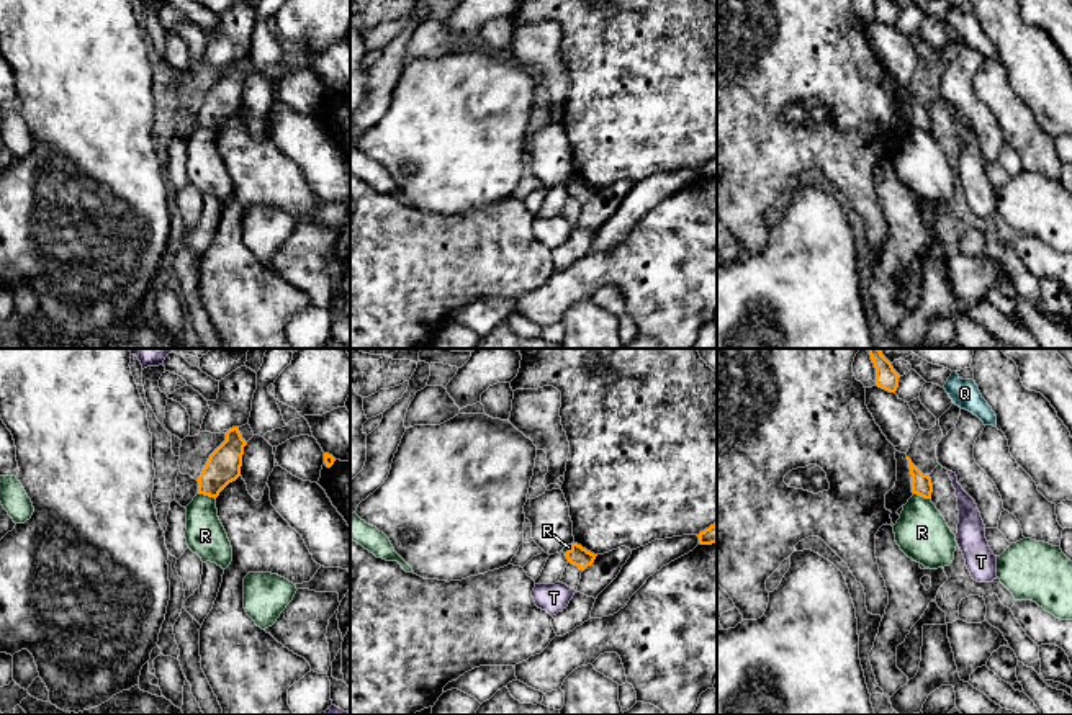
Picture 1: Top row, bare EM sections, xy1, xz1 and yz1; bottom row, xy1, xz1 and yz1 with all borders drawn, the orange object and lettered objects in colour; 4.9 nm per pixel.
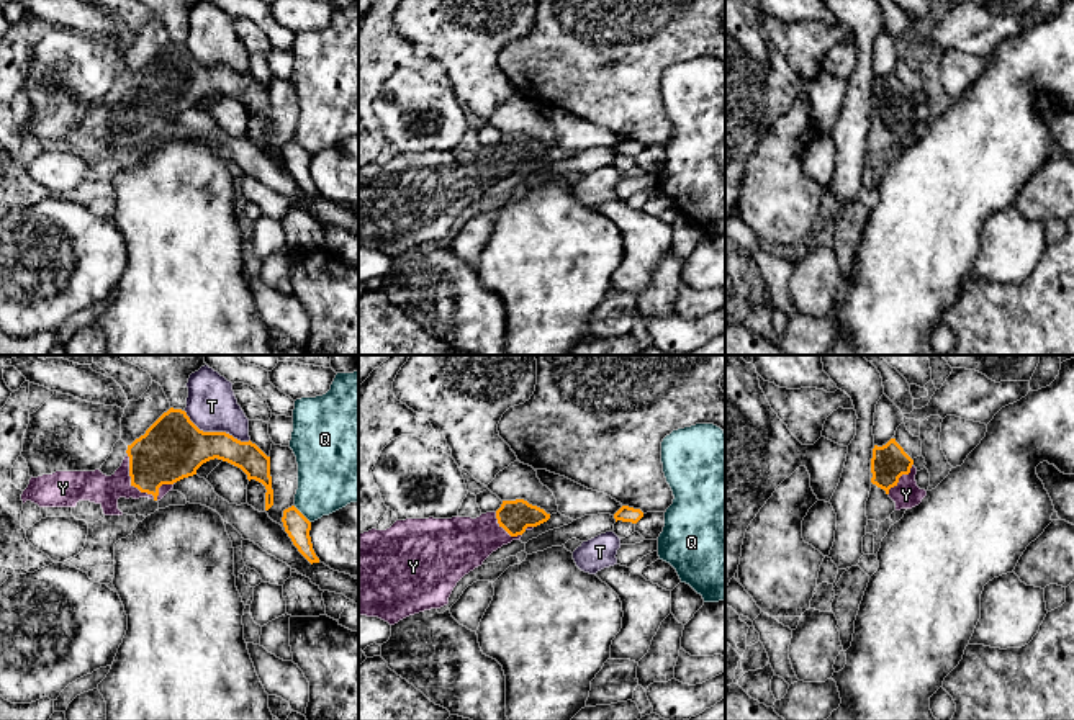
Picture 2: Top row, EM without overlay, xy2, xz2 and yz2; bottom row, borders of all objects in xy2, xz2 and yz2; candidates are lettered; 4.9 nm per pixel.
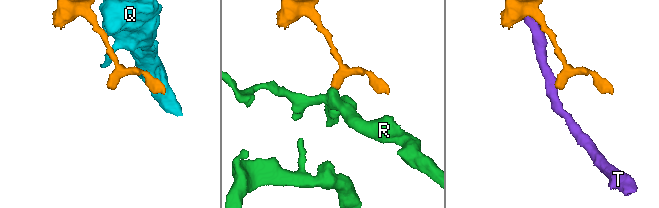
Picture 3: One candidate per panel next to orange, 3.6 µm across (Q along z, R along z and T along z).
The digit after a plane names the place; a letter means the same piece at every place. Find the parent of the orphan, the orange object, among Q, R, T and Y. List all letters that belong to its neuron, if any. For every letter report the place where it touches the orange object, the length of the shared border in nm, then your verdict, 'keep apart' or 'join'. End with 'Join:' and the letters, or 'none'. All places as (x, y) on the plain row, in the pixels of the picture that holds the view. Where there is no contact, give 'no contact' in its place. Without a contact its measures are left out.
Q: contact xy2 (302, 148); length 120 nm; keep apart
R: contact xy1 (207, 128); length 90 nm; keep apart
T: contact xy2 (216, 66); length 360 nm; keep apart
Y: contact xy2 (139, 123); length 280 nm; join
Join: Y

